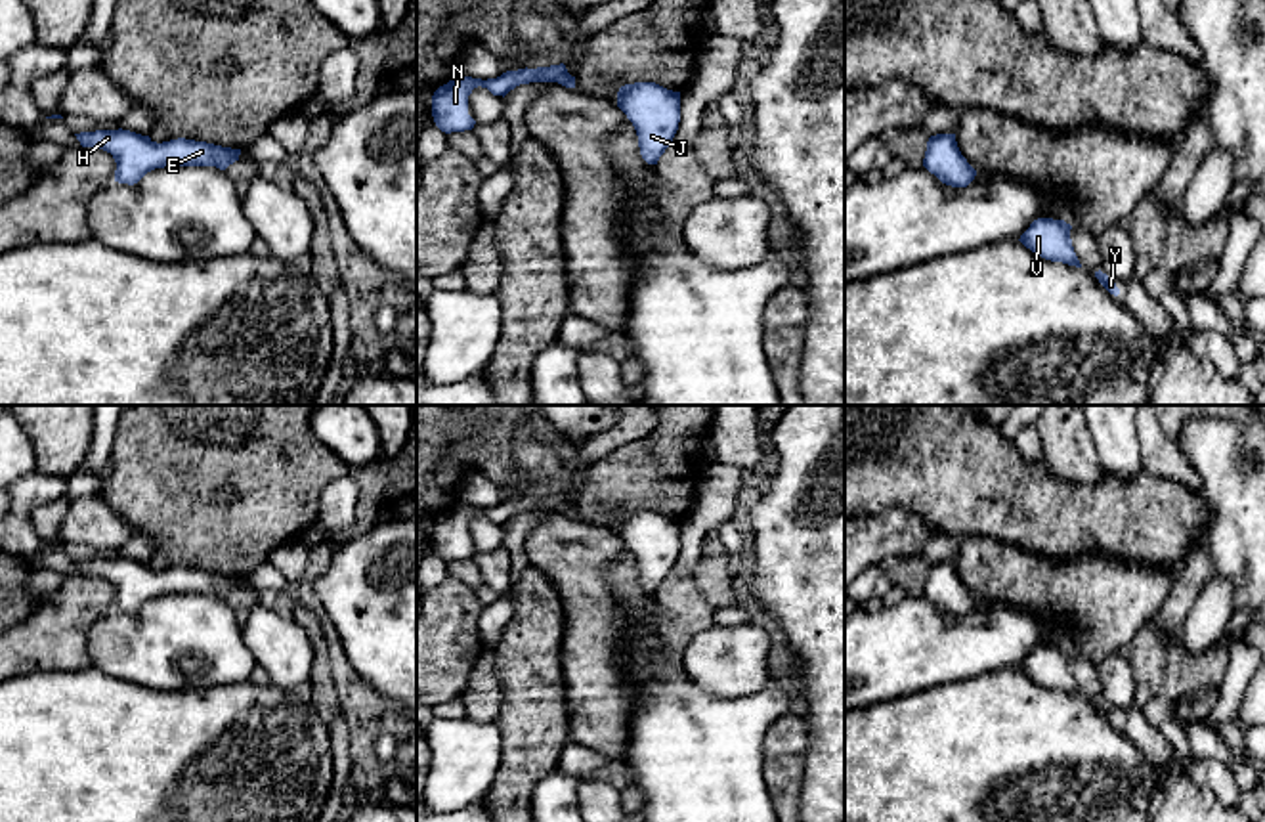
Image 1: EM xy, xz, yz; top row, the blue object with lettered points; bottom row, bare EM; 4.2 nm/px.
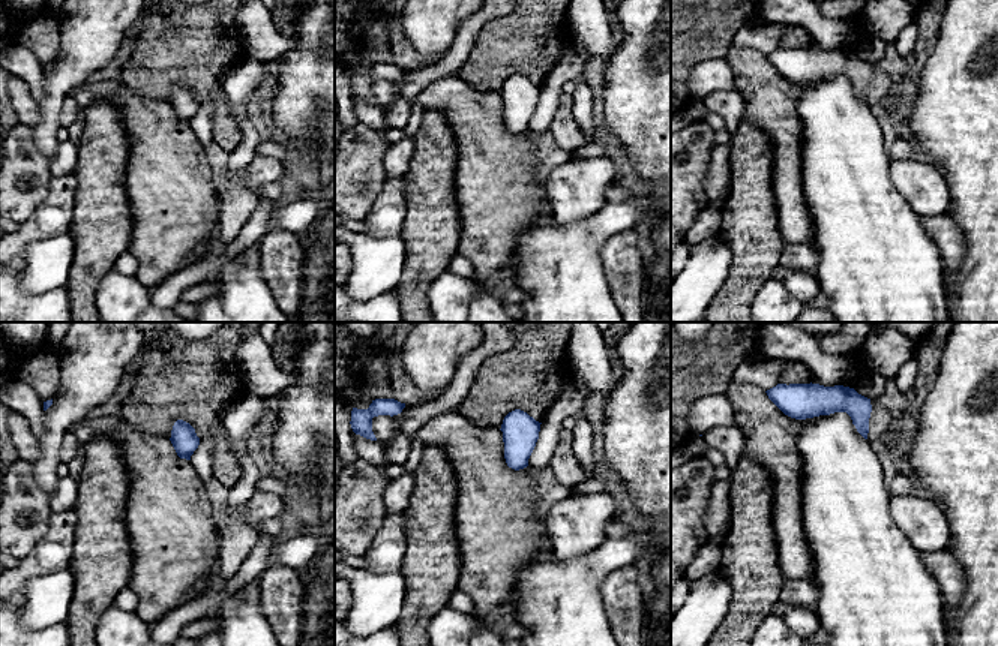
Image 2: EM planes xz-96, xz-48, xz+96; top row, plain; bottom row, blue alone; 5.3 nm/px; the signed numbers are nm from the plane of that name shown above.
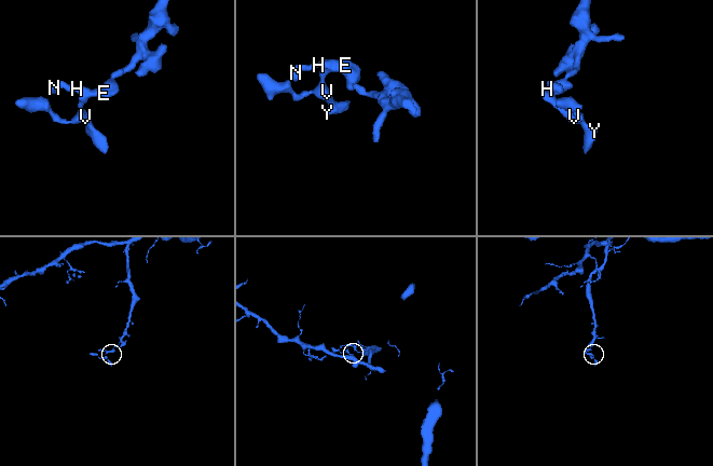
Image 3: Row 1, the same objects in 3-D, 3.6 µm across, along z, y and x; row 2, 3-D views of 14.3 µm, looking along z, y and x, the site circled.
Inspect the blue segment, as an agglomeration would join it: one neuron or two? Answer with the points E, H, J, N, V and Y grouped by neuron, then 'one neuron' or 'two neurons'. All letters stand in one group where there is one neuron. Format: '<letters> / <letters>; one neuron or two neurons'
E H J N V Y; one neuron

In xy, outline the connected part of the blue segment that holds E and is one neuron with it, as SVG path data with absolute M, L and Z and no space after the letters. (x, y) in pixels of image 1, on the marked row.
M96 130L75 134L82 147L99 147L117 162L115 182L134 185L147 172L164 166L216 166L225 170L239 161L241 149L195 140L157 143L149 136L130 130Z

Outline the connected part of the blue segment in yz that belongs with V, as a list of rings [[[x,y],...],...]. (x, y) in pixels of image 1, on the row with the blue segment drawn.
[[[1038,218],[1020,235],[1020,243],[1038,256],[1082,268],[1070,239],[1072,226],[1064,220]]]

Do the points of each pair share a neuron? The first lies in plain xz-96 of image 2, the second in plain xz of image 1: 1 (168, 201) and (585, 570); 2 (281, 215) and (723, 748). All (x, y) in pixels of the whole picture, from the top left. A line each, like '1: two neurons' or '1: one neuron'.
1: one neuron
2: one neuron

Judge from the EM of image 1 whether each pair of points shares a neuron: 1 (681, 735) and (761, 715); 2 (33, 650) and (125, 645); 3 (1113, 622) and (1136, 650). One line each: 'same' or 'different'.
1: same
2: different
3: different

